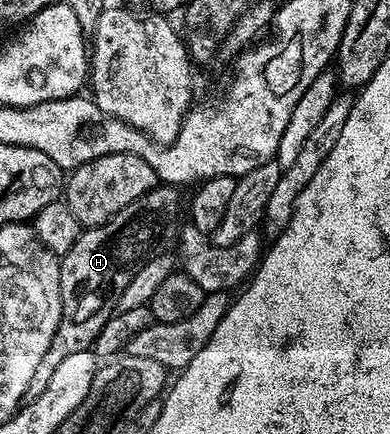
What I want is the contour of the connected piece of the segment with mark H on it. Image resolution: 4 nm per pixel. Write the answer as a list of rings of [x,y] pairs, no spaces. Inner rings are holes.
[[[174,185],[153,187],[144,193],[144,197],[120,209],[120,213],[104,225],[85,228],[78,236],[76,245],[61,256],[58,268],[62,316],[52,337],[52,345],[48,345],[48,353],[44,353],[44,361],[40,361],[36,368],[36,377],[32,377],[31,396],[44,393],[48,377],[52,377],[52,369],[58,368],[64,357],[93,348],[100,329],[104,329],[104,321],[108,321],[115,310],[116,296],[122,292],[124,285],[132,281],[143,263],[165,248],[162,247],[165,243],[173,241],[178,231],[178,211],[174,208],[178,203],[178,191],[179,188]]]

